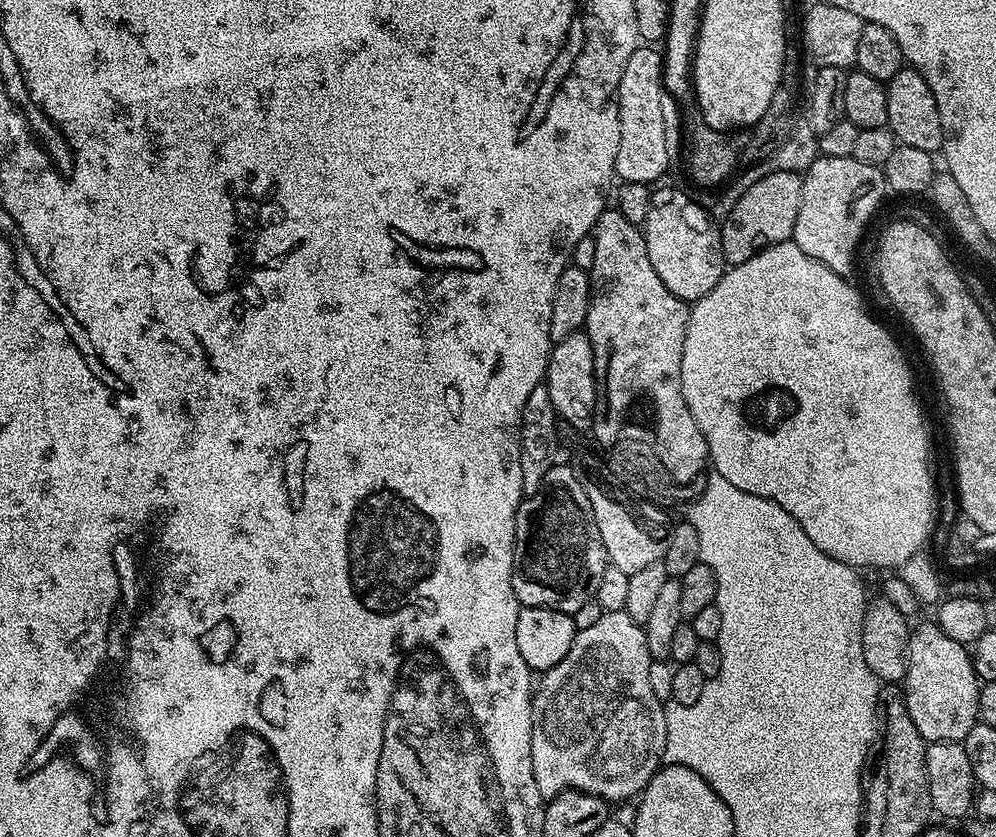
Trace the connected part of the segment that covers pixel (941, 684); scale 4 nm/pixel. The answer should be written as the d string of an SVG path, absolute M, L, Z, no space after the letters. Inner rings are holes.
M928 622L921 628L913 627L908 637L908 669L902 681L906 706L910 710L910 718L914 718L914 726L918 726L918 734L922 734L925 742L937 744L955 740L963 742L966 734L978 723L978 694L980 684L976 671L972 669L972 657L965 645L954 642L954 638L946 638L946 634L934 622Z

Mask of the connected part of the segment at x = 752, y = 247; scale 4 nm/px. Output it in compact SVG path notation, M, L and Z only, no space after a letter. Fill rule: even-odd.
M799 172L766 174L766 178L758 178L758 182L754 182L738 202L734 202L734 210L730 210L728 217L719 225L725 265L741 264L770 246L792 240L798 210L802 206L803 185L804 178Z

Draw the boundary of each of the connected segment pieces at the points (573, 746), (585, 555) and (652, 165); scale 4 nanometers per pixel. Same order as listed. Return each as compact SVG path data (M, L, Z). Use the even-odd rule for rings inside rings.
M604 612L598 618L598 622L594 622L594 626L589 626L587 630L582 630L576 633L574 642L570 646L570 650L566 654L566 658L562 658L562 662L558 662L558 666L548 669L539 677L538 687L535 689L532 698L532 737L530 738L530 754L532 755L532 765L534 766L534 782L538 786L541 796L545 798L551 798L558 795L560 792L565 792L573 788L579 792L585 792L586 794L594 794L595 796L601 796L603 800L609 802L615 802L615 800L628 800L631 798L639 797L640 793L644 791L645 786L650 782L650 778L656 773L657 768L661 767L662 757L664 755L664 747L666 746L666 718L664 717L665 705L654 694L654 690L650 687L650 666L652 665L653 658L648 653L648 647L646 646L646 634L644 633L641 625L635 624L625 612Z
M553 463L552 468L546 470L542 486L538 486L533 496L524 496L516 511L512 585L518 602L525 608L553 608L571 614L595 597L598 582L602 582L602 570L606 570L609 563L598 534L598 522L594 522L594 510L590 510L590 498L586 498L586 490L582 490L577 469L560 463Z
M637 46L622 70L616 91L618 106L618 158L615 175L625 184L655 185L672 160L668 145L668 112L664 109L664 58L655 47Z

